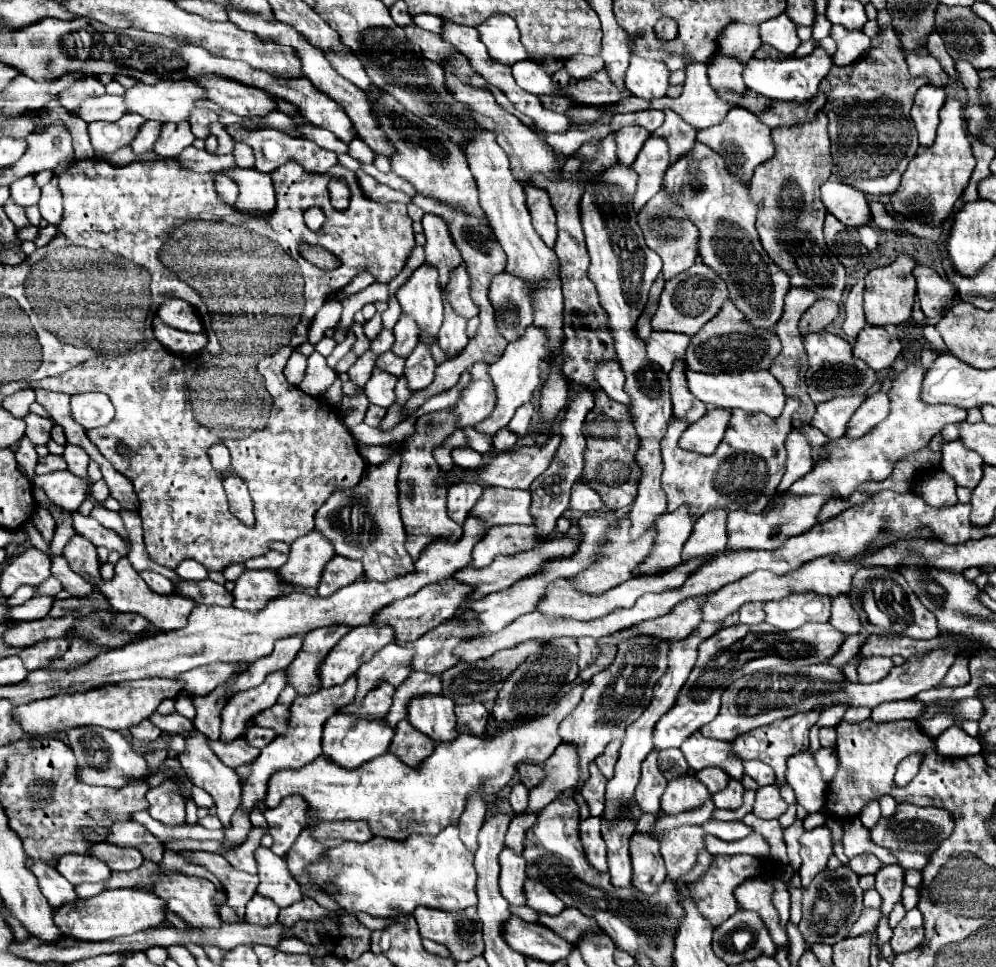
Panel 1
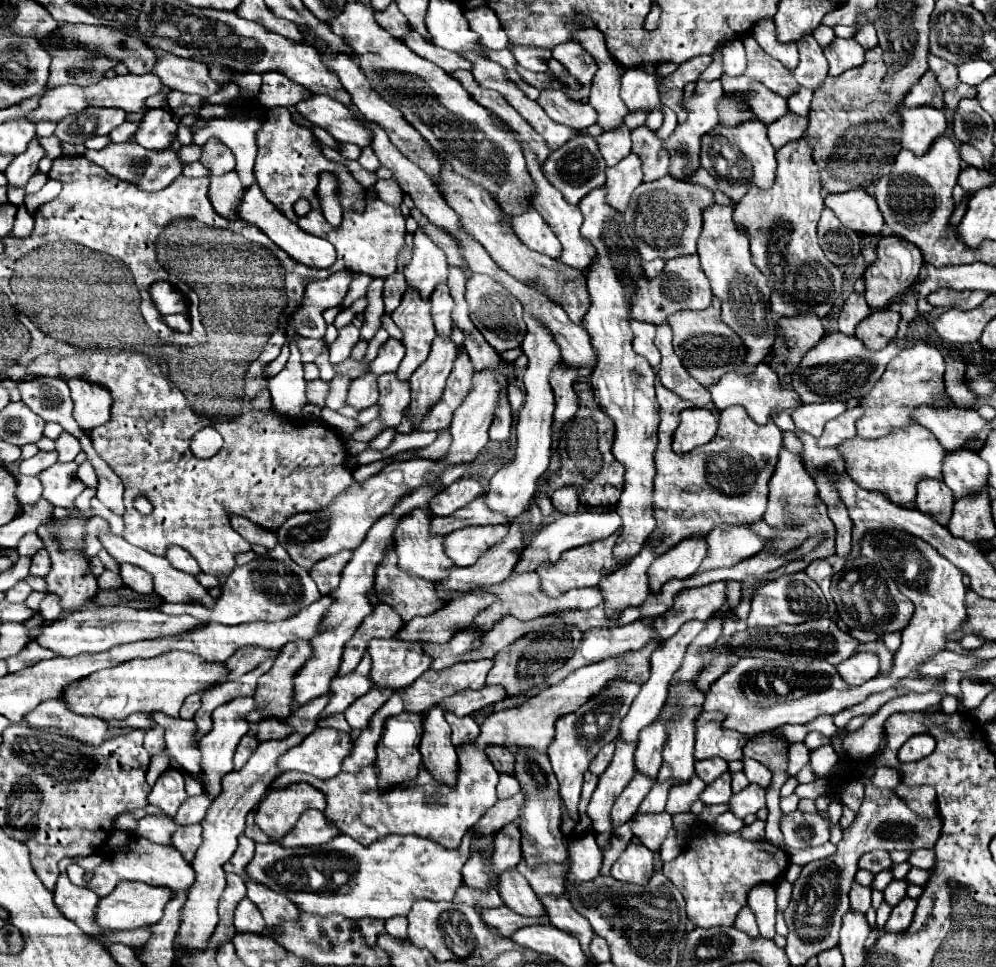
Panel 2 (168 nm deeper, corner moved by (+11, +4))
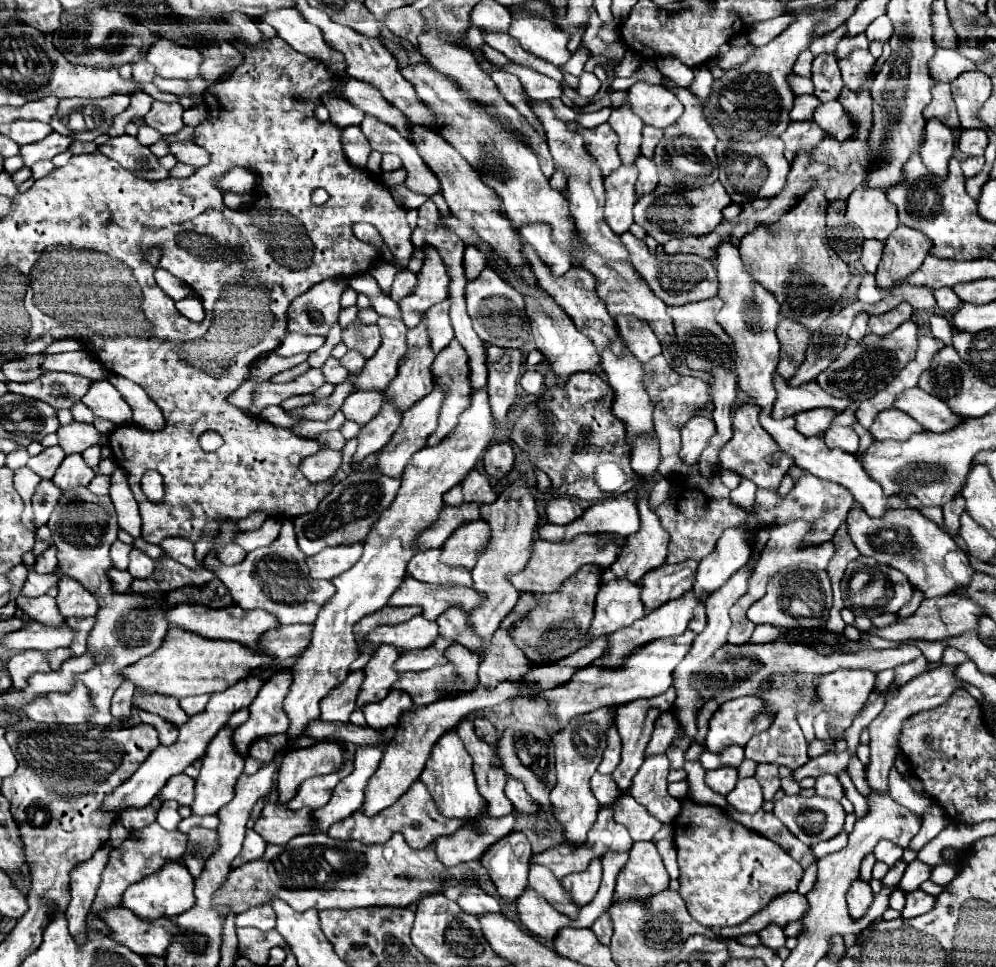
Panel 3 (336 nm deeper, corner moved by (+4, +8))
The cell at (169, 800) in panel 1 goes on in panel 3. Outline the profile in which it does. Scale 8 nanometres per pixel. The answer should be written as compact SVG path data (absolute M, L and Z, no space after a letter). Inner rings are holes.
M184 773L174 775L174 777L168 779L168 783L160 789L158 799L160 799L160 801L174 799L174 801L178 801L180 805L192 805L192 801L194 801L194 779L190 779L190 777L184 775Z

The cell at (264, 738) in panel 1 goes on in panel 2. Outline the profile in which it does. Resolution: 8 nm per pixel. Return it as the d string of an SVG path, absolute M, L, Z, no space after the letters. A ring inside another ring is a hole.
M263 719L259 723L259 733L257 739L259 741L269 741L269 739L285 739L291 735L291 727L279 719Z

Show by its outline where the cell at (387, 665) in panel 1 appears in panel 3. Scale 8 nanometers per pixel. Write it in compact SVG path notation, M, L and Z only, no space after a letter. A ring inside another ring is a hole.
M352 671L340 687L334 687L320 701L320 719L324 721L342 721L346 723L350 713L356 709L356 699L360 693L360 685L364 681L364 671Z

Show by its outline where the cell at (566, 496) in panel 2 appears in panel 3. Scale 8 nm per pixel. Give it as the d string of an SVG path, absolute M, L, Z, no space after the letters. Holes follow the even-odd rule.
M552 499L546 505L546 517L550 523L554 525L564 525L564 523L572 523L572 519L578 519L582 515L582 509L570 501L570 499Z

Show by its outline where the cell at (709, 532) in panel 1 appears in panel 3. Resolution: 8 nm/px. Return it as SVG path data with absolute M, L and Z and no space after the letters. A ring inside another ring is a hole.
M688 559L676 565L664 563L662 567L656 567L656 571L648 571L648 575L644 575L644 579L640 581L642 583L642 603L646 607L646 613L690 591L694 585L696 567L698 567L698 561Z

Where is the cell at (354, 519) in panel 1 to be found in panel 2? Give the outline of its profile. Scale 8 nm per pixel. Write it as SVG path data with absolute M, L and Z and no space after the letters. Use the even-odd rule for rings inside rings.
M393 549L387 553L387 561L377 569L375 589L381 595L381 603L393 607L403 621L417 615L431 615L447 605L433 583L409 577L397 567L397 555Z

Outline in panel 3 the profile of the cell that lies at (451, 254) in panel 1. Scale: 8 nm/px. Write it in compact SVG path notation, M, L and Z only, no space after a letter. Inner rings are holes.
M426 245L424 263L418 273L418 283L414 291L398 303L406 327L416 327L420 323L420 315L424 315L432 305L446 299L448 285L450 285L450 277L448 277L448 269L444 267L444 261L440 259L434 247Z

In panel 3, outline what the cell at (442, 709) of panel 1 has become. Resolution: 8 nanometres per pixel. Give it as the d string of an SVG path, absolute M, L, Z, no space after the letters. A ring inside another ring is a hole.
M446 731L434 745L432 755L420 775L420 779L428 785L430 795L436 799L440 813L446 817L456 817L456 819L468 819L476 821L484 813L484 797L478 793L476 781L474 781L474 771L472 771L472 757L464 749L464 743L460 743L460 737L456 731Z

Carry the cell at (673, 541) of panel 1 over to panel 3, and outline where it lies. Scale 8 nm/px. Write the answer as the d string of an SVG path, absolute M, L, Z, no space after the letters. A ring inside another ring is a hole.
M610 579L602 581L596 595L594 619L590 625L588 637L610 635L622 627L632 625L636 619L646 615L644 603L640 599L642 587L628 579Z

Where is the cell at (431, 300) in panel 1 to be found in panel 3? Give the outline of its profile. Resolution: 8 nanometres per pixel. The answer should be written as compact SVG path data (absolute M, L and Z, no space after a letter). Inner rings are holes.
M424 315L418 327L408 329L408 351L400 361L398 375L384 391L384 397L388 401L396 403L400 411L406 411L406 407L412 407L418 399L428 395L432 391L432 361L436 353L432 351L430 339L428 339L428 327L424 323Z

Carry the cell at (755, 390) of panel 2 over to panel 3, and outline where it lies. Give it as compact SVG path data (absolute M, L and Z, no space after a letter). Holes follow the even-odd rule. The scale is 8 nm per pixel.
M774 373L772 381L774 381L774 387L778 393L772 413L770 413L770 417L774 417L774 419L782 419L782 417L796 415L800 411L818 409L818 407L844 411L850 405L848 399L836 399L836 397L828 395L816 383L804 383L800 387L790 387L788 381L784 381L778 373Z

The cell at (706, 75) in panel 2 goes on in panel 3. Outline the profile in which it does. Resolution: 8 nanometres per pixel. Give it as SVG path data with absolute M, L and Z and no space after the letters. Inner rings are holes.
M694 67L694 81L690 85L690 91L694 95L700 95L700 99L706 99L710 95L714 83L714 75L708 71L708 67Z

